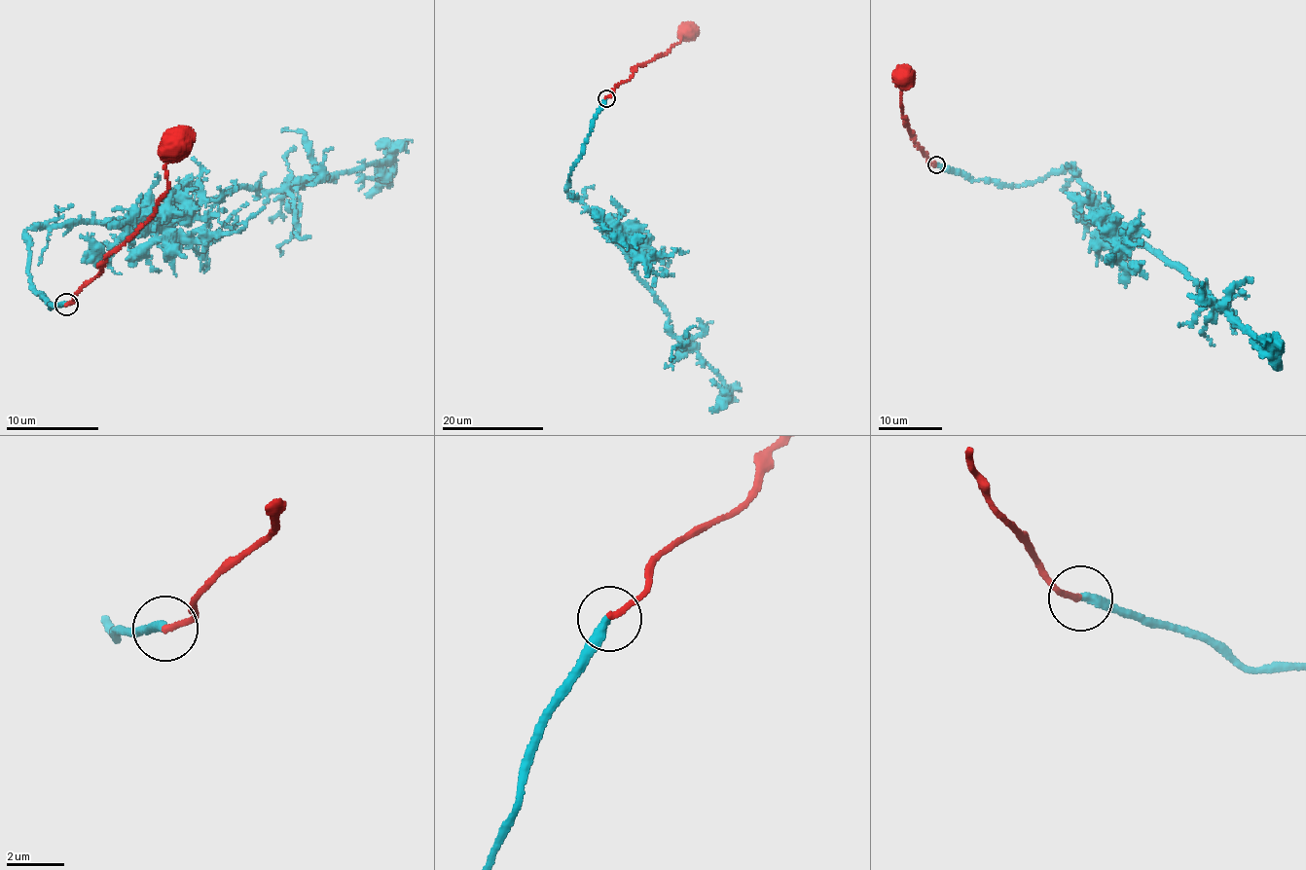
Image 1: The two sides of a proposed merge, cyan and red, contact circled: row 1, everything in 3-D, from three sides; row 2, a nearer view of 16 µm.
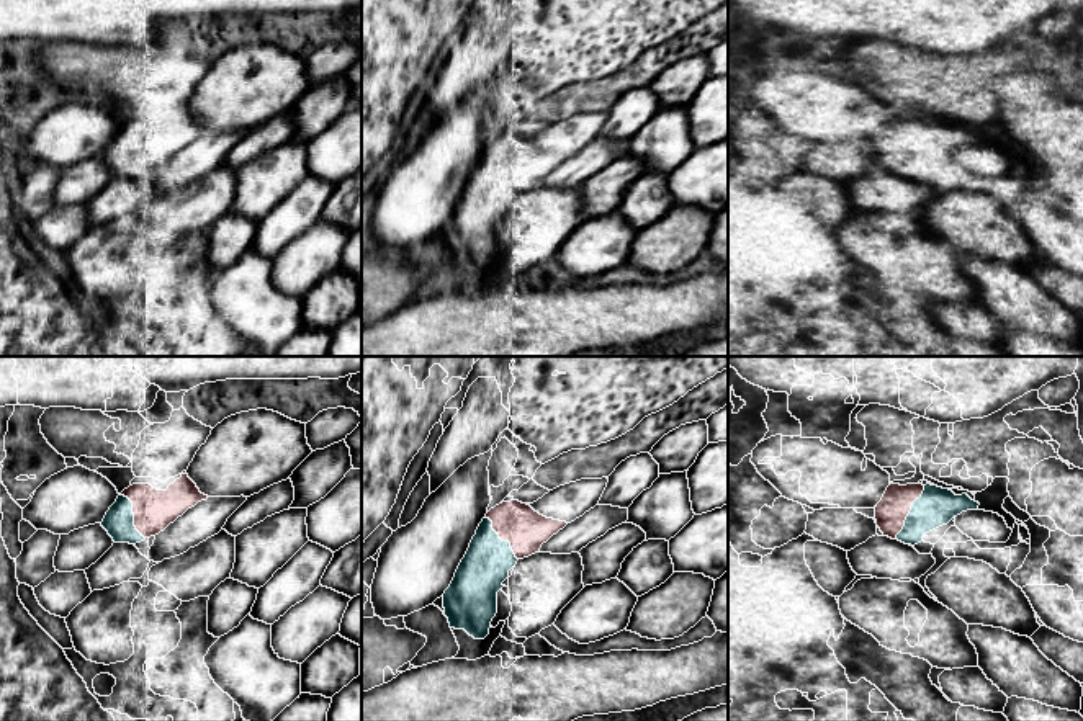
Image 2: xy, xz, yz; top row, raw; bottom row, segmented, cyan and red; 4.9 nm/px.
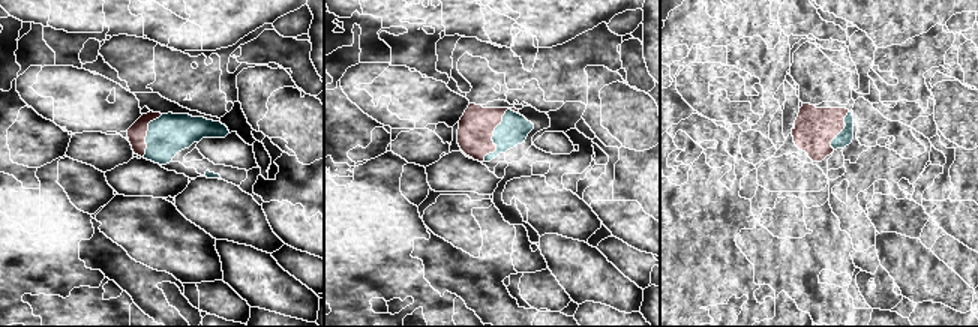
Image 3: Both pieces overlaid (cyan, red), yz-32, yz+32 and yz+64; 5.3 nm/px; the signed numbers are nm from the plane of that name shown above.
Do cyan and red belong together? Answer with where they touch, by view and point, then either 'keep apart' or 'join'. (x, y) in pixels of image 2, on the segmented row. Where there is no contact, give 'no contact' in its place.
contact yz (910, 512); keep apart

